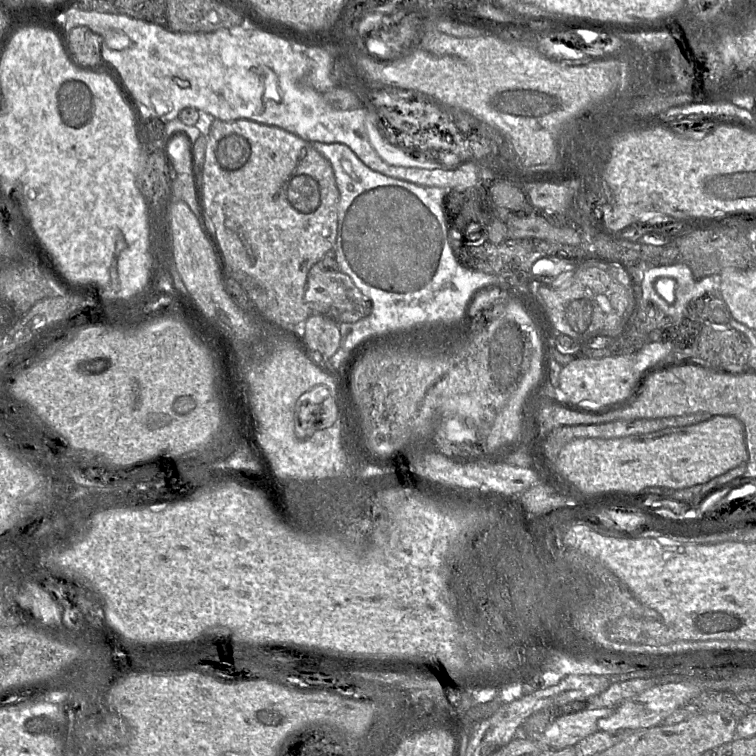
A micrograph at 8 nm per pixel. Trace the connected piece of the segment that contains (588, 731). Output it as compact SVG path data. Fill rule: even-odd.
M606 707L578 710L552 719L544 731L546 747L564 749L568 746L575 746L582 739L598 731L598 720L609 717L613 711L614 708Z

